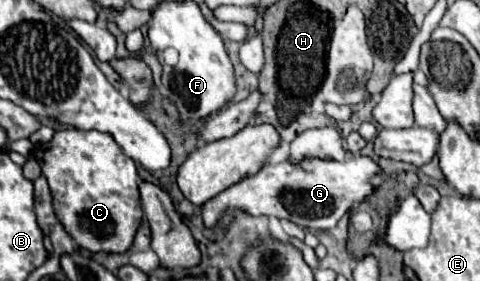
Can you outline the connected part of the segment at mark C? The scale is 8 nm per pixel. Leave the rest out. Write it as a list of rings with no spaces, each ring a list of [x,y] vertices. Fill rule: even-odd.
[[[61,129],[55,131],[53,139],[35,151],[43,167],[43,175],[49,181],[53,193],[53,207],[61,223],[67,227],[67,233],[73,237],[77,247],[89,249],[93,253],[123,253],[131,247],[137,231],[137,169],[135,161],[127,157],[121,147],[107,133],[99,131],[81,131],[81,129]]]

